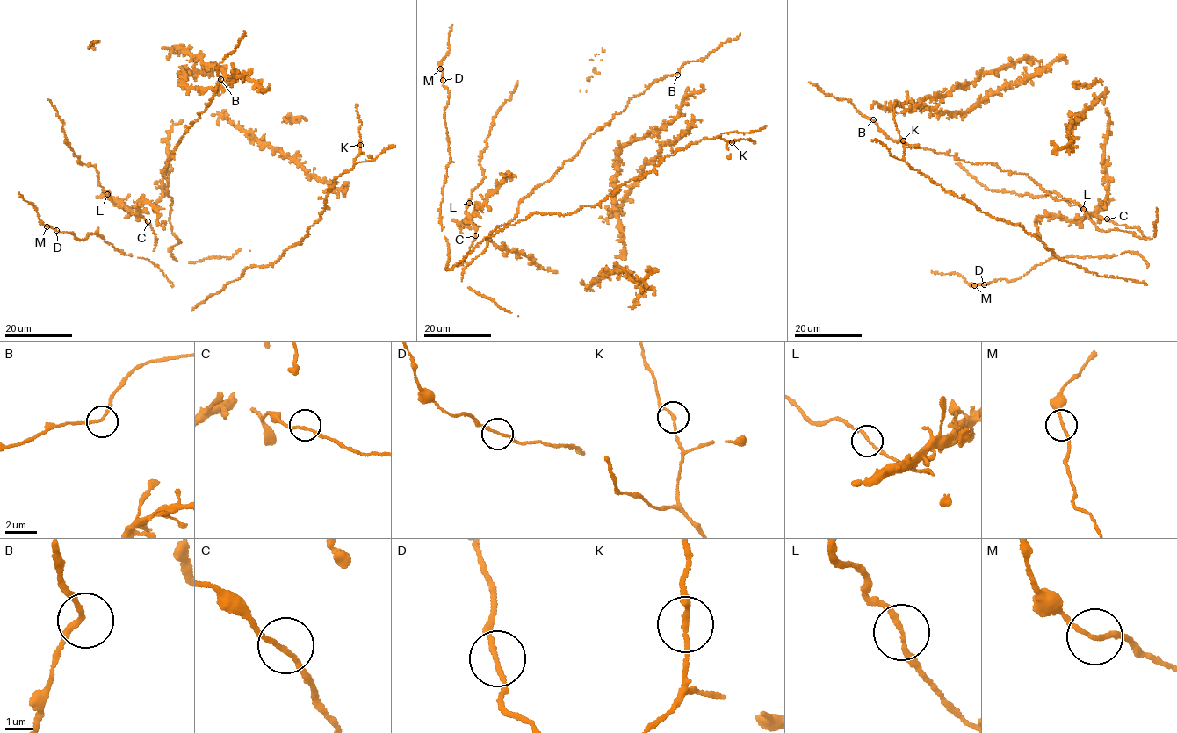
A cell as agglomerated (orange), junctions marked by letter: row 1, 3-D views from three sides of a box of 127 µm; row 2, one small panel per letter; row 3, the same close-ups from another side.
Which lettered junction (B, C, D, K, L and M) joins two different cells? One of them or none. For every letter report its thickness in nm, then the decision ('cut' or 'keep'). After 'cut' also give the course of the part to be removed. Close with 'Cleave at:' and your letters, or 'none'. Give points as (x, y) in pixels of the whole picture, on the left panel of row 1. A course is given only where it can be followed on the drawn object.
B: 170 nm thick; keep
C: 150 nm thick; keep
D: 150 nm thick; keep
K: 150 nm thick; keep
L: 160 nm thick; keep
M: 140 nm thick; keep
Cleave at: none

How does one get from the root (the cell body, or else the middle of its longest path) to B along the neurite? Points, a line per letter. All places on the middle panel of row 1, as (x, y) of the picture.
B: (491, 232), (515, 218), (521, 199), (549, 180), (590, 135), (624, 109), (630, 99), (653, 82), (677, 75)

